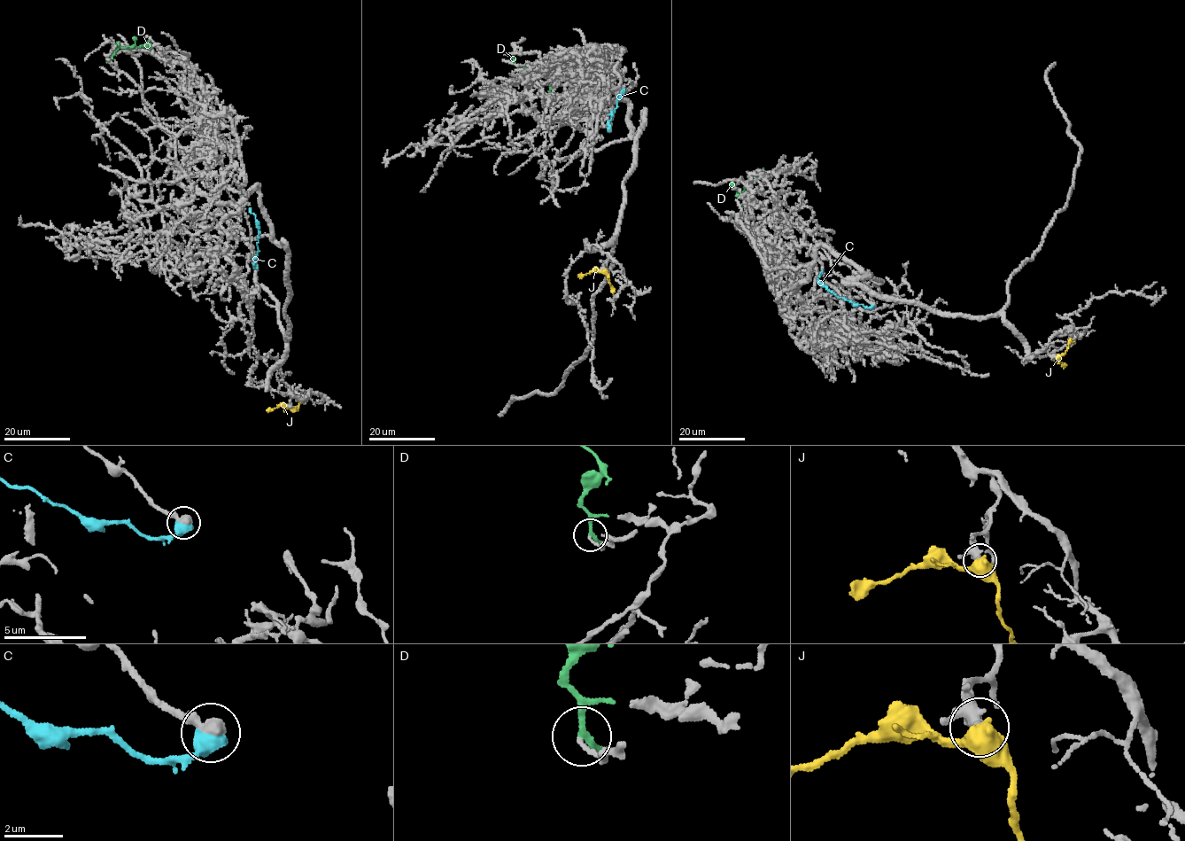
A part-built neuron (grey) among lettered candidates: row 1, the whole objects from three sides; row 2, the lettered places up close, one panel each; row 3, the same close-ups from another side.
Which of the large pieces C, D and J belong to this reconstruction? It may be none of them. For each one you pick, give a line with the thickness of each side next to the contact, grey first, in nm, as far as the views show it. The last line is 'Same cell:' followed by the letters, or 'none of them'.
Same cell: none of them

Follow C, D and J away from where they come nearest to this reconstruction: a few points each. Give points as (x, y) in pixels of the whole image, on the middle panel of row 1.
C: (608, 130), (608, 120), (618, 99)
D: (551, 97), (553, 82), (544, 76), (521, 71), (511, 56)
J: (604, 269), (578, 277)

